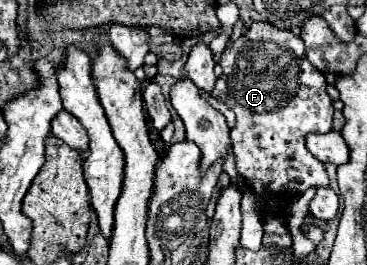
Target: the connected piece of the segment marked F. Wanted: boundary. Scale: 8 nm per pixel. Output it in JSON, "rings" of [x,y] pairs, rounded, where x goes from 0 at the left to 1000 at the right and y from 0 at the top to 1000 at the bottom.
{"rings":[[[708,79],[687,87],[659,140],[616,170],[599,245],[610,253],[610,283],[589,306],[583,366],[616,389],[643,426],[649,464],[632,487],[643,645],[670,675],[670,691],[698,721],[708,751],[708,819],[719,842],[719,925],[790,940],[796,894],[785,879],[774,774],[796,758],[801,736],[823,736],[845,706],[894,706],[894,660],[883,623],[856,585],[845,585],[828,540],[828,517],[850,494],[856,502],[905,494],[910,411],[888,351],[888,298],[861,253],[850,253],[850,238],[839,238],[828,200],[828,162],[812,132]]]}

